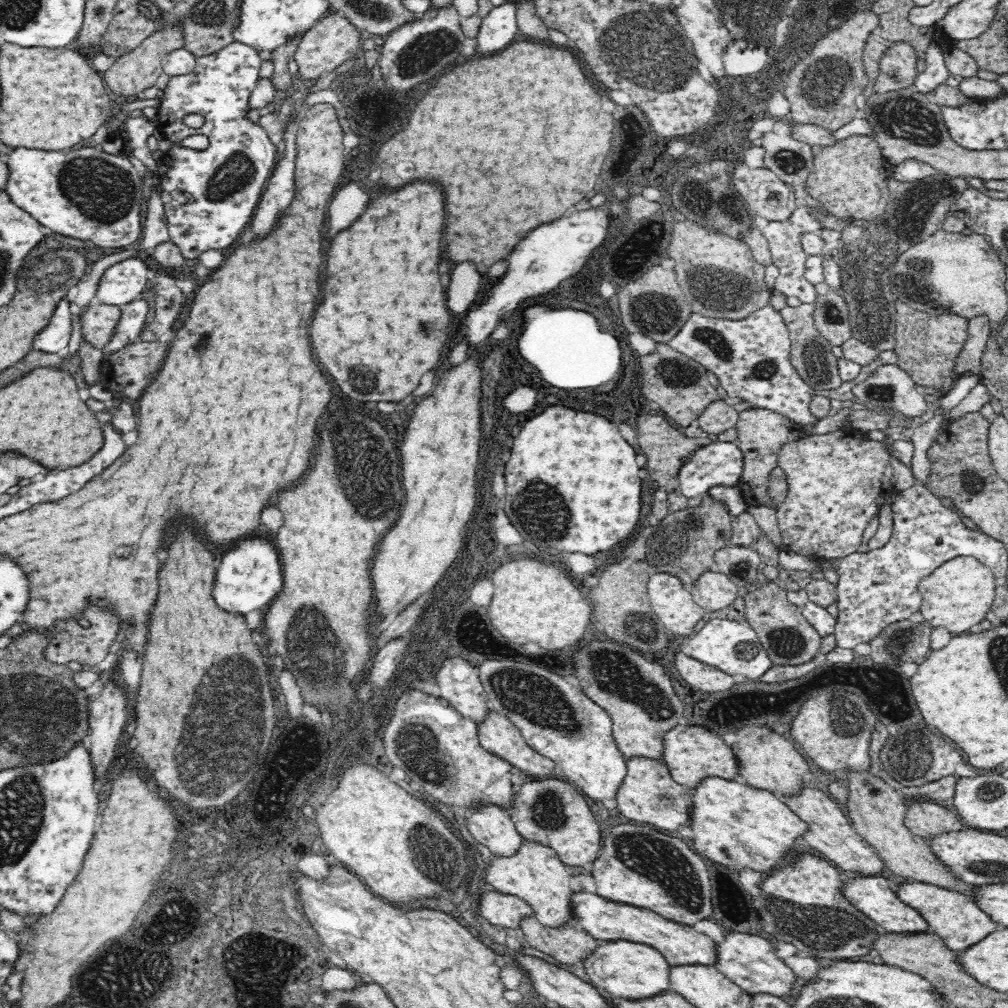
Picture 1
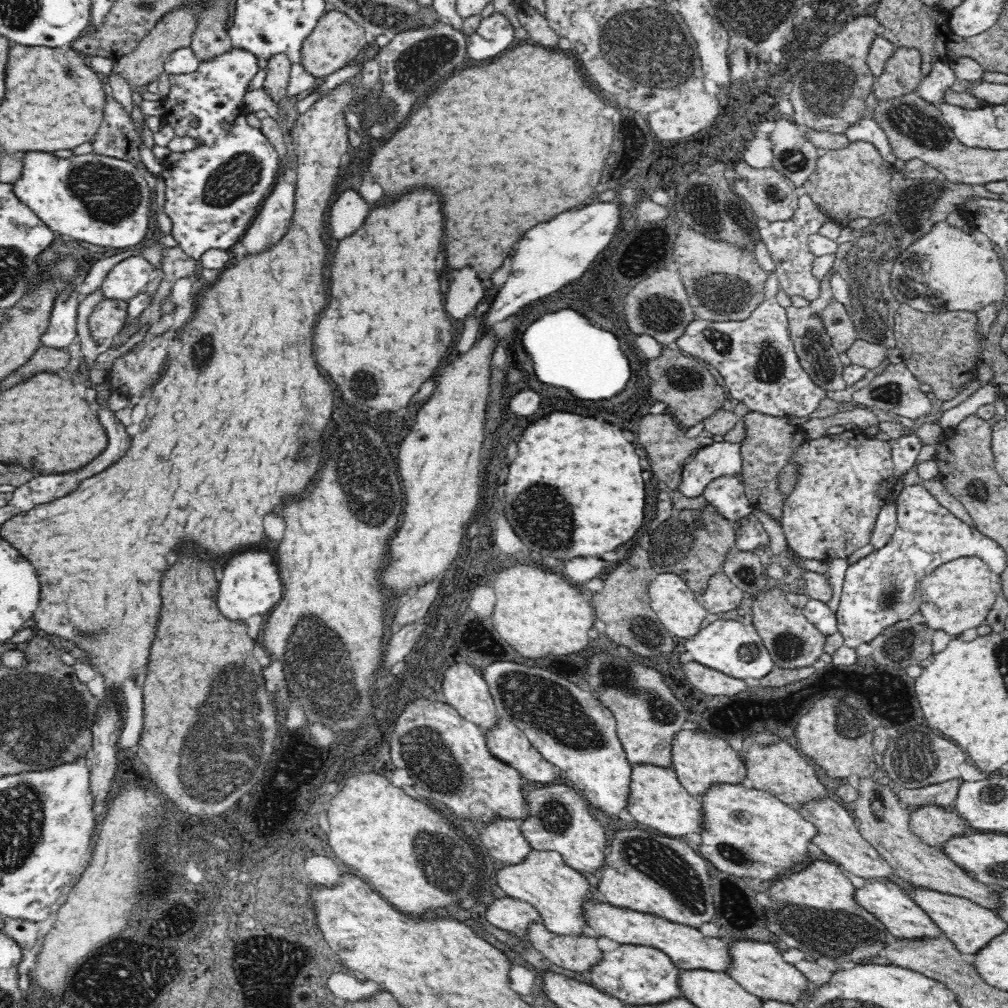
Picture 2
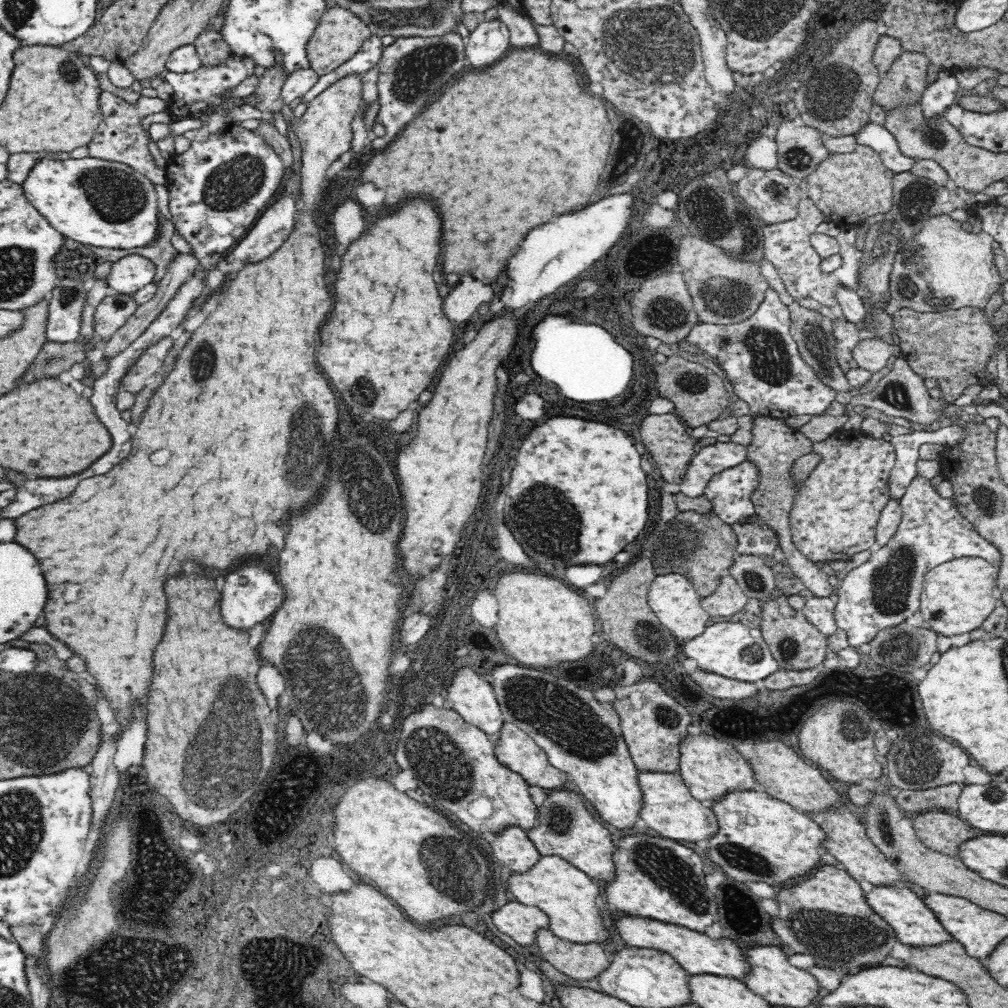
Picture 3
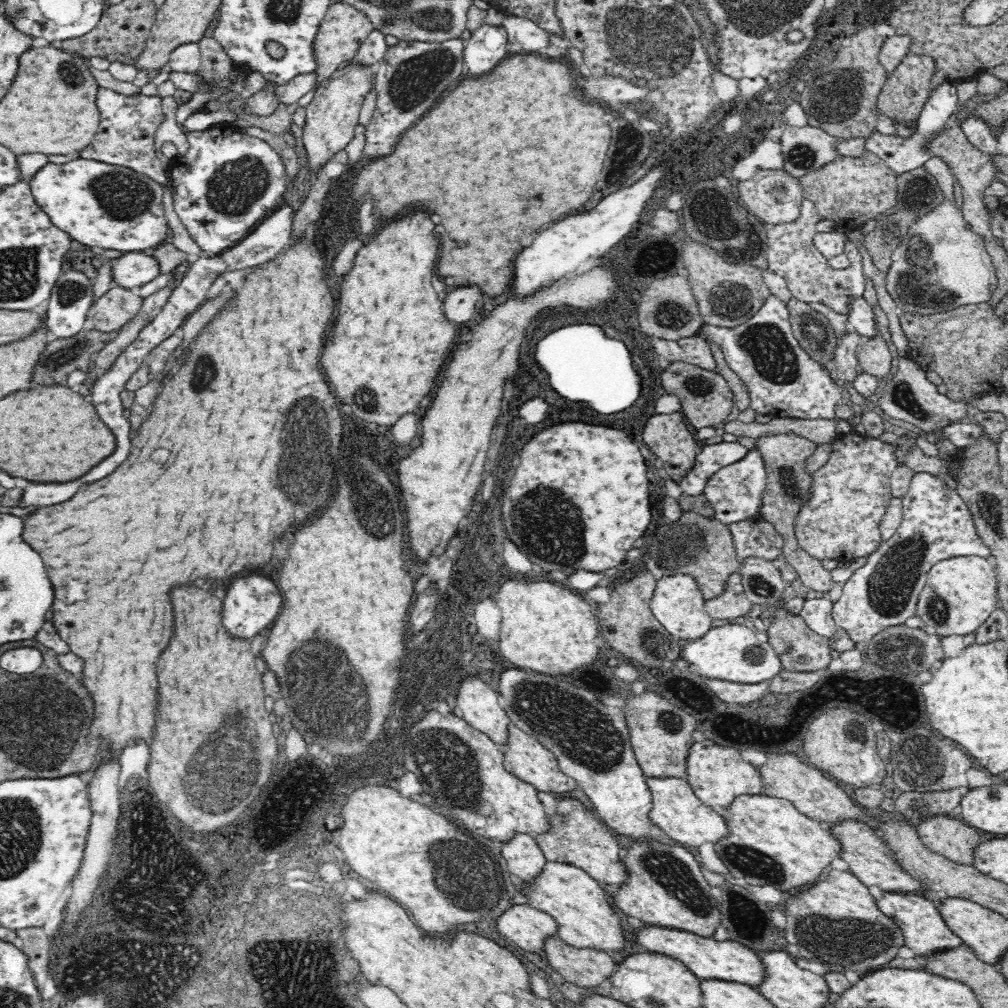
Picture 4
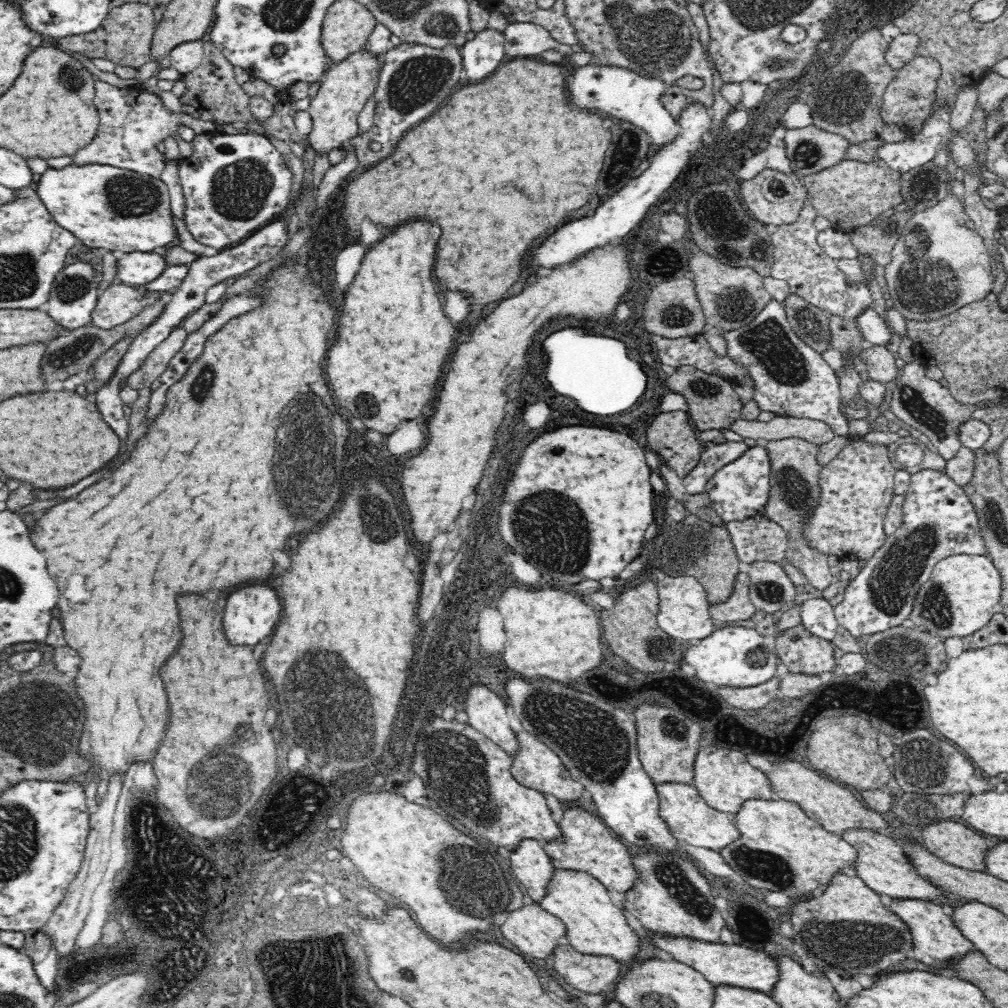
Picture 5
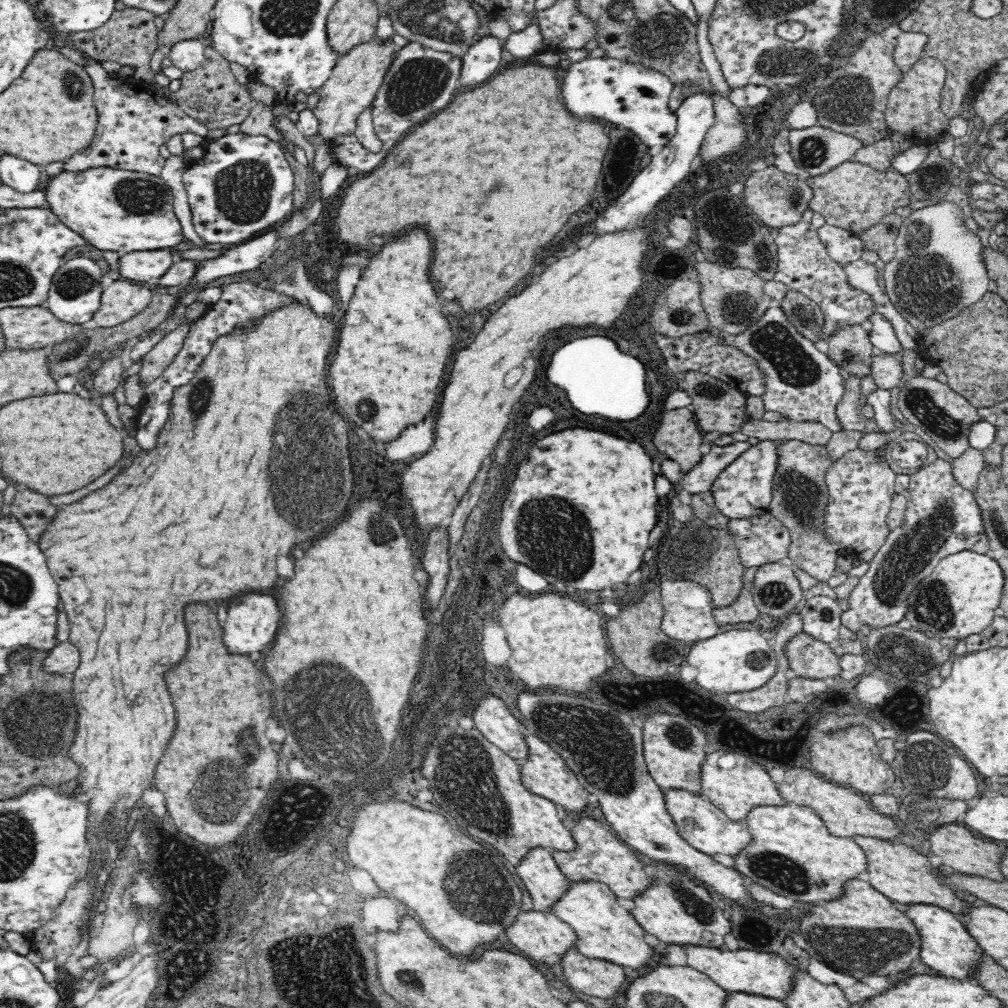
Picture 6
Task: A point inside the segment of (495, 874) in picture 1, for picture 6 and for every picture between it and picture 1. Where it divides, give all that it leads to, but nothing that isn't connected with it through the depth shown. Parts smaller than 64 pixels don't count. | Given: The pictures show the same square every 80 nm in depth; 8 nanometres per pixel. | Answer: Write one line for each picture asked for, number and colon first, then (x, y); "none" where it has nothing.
2: (559, 892)
3: (567, 895)
4: (579, 904)
5: (596, 928)
6: (590, 908)

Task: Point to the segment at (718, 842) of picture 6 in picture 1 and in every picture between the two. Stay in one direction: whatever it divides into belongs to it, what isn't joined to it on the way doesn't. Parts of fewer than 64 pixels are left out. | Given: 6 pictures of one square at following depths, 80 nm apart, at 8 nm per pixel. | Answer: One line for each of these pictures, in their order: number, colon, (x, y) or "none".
1: (649, 794)
2: (659, 800)
3: (671, 810)
4: (678, 811)
5: (694, 822)

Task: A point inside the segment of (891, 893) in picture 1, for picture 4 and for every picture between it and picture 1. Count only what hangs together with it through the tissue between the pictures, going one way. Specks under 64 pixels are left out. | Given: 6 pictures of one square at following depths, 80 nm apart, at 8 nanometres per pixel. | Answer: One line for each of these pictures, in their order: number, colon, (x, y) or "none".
2: (905, 919)
3: (915, 922)
4: (927, 933)

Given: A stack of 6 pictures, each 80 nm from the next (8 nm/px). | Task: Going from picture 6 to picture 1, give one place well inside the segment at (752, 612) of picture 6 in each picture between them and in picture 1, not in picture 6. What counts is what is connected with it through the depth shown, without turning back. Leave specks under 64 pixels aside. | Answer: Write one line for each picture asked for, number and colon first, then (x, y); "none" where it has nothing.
1: (714, 590)
2: (722, 595)
3: (729, 599)
4: (733, 603)
5: (739, 606)

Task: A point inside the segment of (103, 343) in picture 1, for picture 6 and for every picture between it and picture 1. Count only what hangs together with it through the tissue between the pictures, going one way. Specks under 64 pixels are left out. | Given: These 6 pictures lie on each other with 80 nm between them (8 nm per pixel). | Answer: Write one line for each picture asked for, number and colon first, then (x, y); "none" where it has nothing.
2: (109, 316)
3: (113, 311)
4: (116, 308)
5: (119, 302)
6: (123, 299)

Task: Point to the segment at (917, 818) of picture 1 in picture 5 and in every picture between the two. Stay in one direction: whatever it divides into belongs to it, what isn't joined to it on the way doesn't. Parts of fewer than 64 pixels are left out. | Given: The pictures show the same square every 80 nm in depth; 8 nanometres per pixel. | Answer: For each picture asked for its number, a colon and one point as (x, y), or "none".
2: (934, 825)
3: (942, 832)
4: (953, 839)
5: (956, 844)

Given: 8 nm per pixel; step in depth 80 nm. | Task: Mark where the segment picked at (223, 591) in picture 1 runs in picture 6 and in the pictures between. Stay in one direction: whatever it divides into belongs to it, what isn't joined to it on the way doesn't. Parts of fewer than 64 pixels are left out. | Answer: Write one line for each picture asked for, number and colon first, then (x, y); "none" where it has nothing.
2: (250, 586)
3: (251, 596)
4: (251, 606)
5: (250, 618)
6: (252, 623)

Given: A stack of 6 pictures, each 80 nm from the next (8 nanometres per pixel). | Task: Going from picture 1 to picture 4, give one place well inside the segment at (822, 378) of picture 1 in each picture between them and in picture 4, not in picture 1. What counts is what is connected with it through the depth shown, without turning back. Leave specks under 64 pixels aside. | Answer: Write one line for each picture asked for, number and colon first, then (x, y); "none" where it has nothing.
2: (816, 353)
3: (813, 332)
4: (811, 327)

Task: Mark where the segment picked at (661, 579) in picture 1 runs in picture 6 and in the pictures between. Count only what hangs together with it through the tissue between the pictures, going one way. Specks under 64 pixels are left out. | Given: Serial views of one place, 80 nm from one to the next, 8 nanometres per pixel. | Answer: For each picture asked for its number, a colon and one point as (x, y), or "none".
2: (677, 606)
3: (678, 606)
4: (678, 605)
5: (684, 614)
6: (688, 610)

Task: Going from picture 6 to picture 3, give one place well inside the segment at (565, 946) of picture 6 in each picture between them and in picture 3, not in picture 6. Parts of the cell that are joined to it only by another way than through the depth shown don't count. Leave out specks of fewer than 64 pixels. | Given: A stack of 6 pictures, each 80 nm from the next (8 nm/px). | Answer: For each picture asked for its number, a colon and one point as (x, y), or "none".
3: (522, 923)
4: (528, 927)
5: (537, 933)

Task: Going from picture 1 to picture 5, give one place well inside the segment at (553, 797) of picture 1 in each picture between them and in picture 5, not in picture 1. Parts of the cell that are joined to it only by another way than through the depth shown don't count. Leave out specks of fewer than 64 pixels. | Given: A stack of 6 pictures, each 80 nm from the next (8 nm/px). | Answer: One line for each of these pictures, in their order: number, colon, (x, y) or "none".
2: (560, 821)
3: (566, 829)
4: (578, 839)
5: (589, 845)

